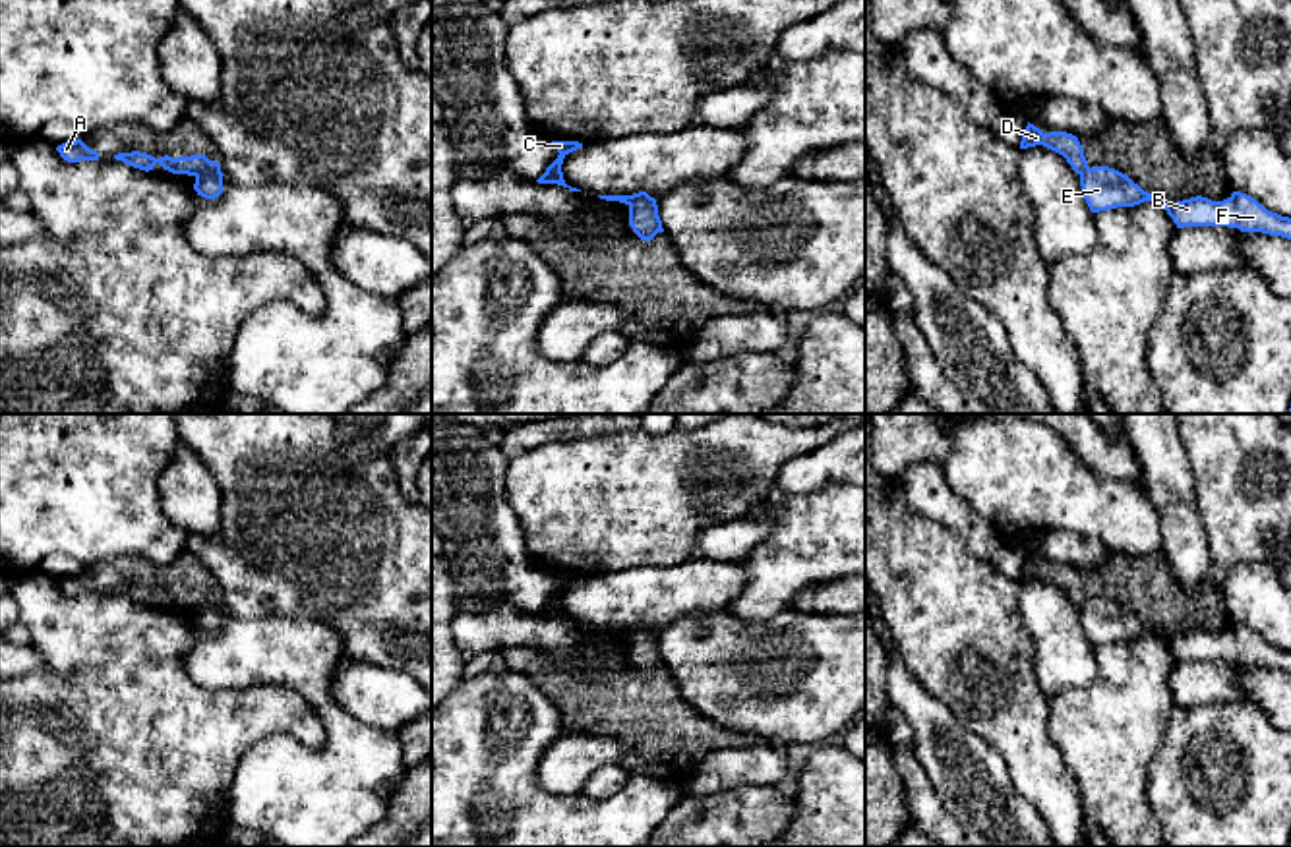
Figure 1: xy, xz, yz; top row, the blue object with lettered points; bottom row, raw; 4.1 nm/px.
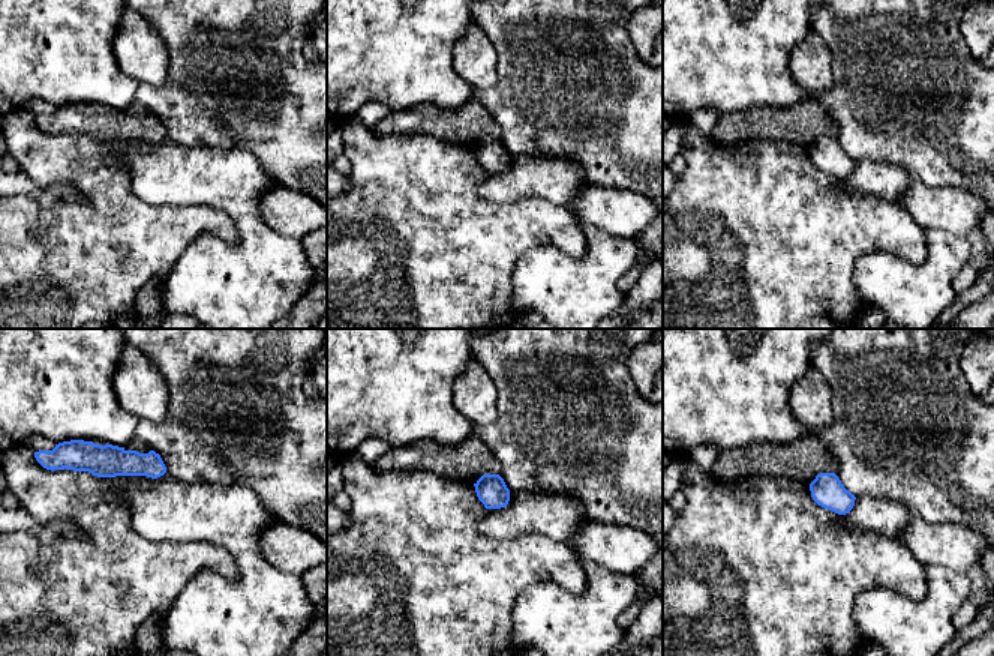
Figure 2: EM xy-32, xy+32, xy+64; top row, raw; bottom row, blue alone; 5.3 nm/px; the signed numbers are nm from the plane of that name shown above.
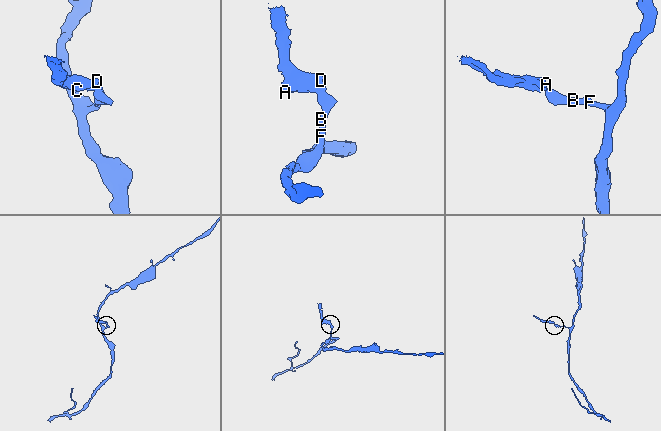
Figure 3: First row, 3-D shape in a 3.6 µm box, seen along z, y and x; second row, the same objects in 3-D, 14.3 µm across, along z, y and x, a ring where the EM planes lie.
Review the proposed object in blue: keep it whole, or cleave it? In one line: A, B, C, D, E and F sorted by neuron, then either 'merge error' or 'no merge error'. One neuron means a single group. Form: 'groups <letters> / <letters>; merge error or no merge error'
groups A C D / B E F; merge error

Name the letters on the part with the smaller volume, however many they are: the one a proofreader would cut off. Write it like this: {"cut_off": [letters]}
{"cut_off": ["A", "C", "D"]}

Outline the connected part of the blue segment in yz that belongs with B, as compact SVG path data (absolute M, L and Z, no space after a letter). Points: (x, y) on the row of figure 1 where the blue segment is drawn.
M1088 168L1080 176L1084 199L1092 213L1134 207L1144 201L1156 201L1165 207L1177 228L1185 226L1229 226L1241 232L1262 232L1291 240L1291 219L1268 211L1254 197L1233 191L1223 201L1212 201L1196 195L1177 203L1167 203L1134 184L1126 174L1109 168Z

